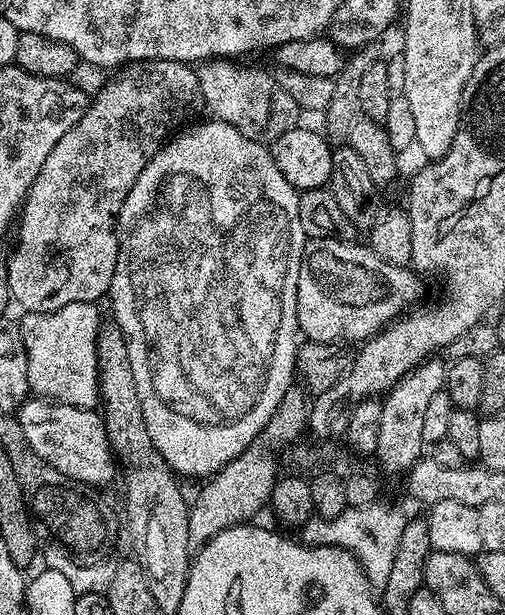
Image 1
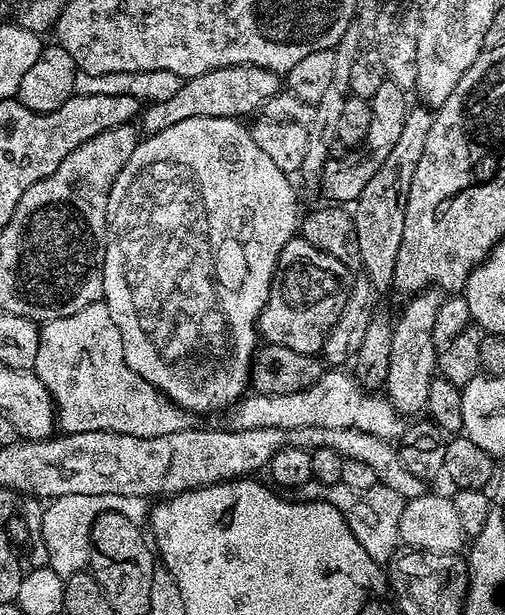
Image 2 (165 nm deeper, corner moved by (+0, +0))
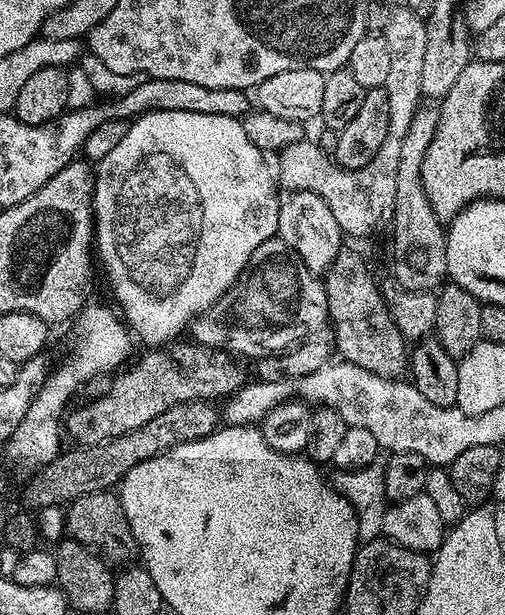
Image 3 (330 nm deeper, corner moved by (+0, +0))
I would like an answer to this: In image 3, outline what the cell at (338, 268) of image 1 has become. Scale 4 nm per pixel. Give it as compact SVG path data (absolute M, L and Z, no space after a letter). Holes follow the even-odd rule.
M273 238L262 242L262 246L250 254L250 262L244 268L244 273L229 286L226 294L218 297L203 314L192 321L190 333L192 332L191 339L195 343L207 348L221 348L240 358L259 358L288 351L293 344L300 343L328 323L328 303L323 279L304 265L293 248L286 246L279 238Z

